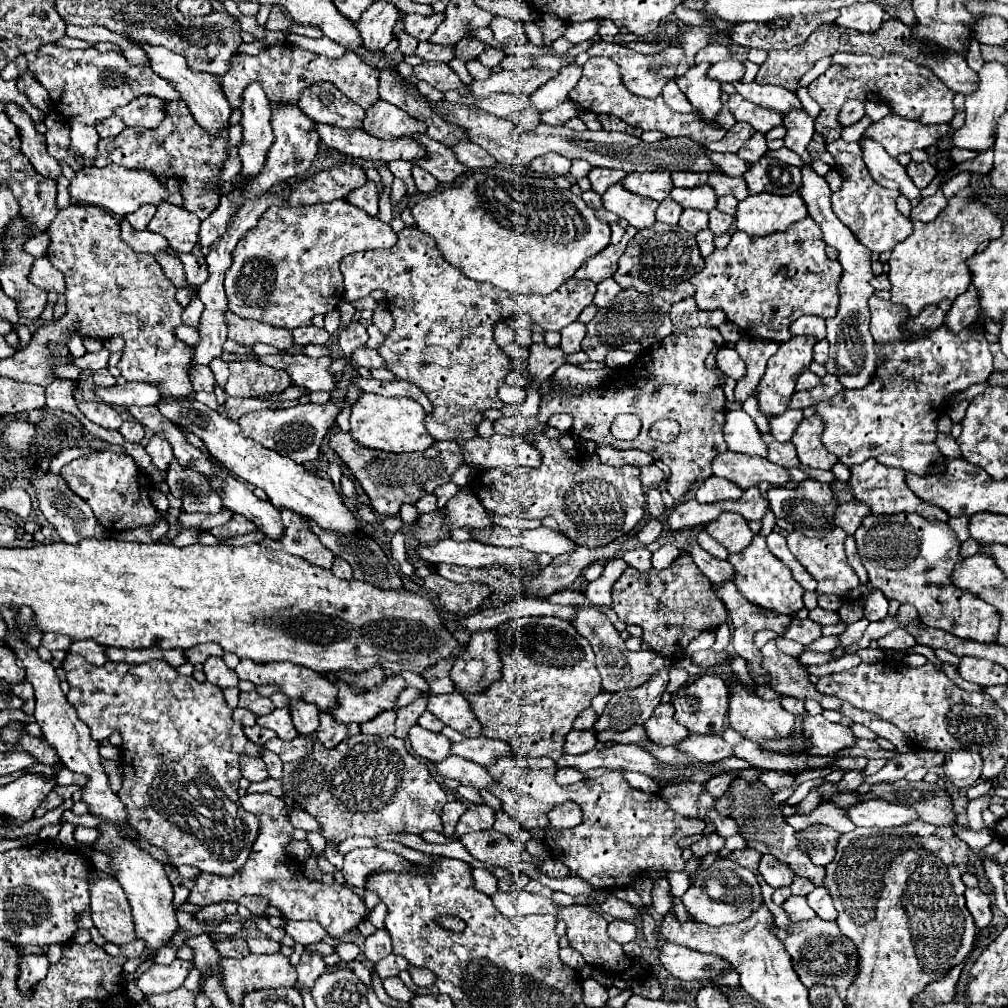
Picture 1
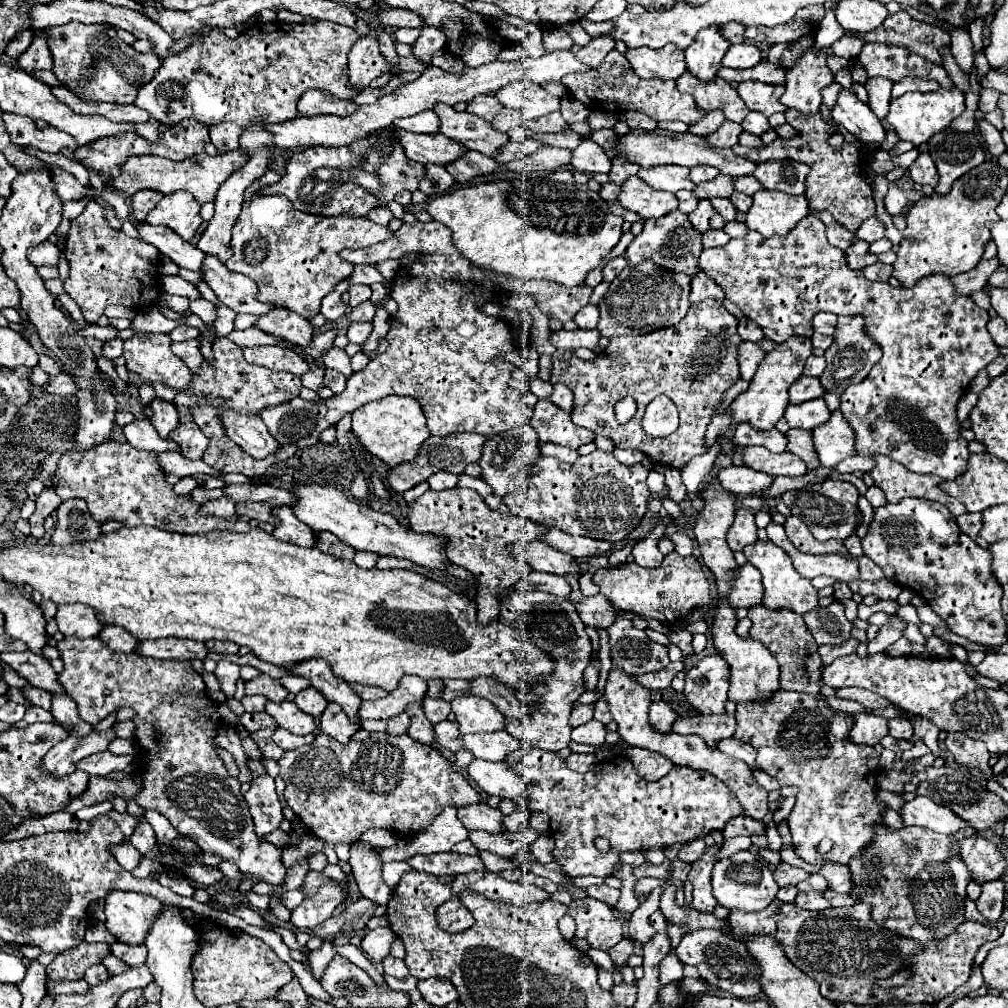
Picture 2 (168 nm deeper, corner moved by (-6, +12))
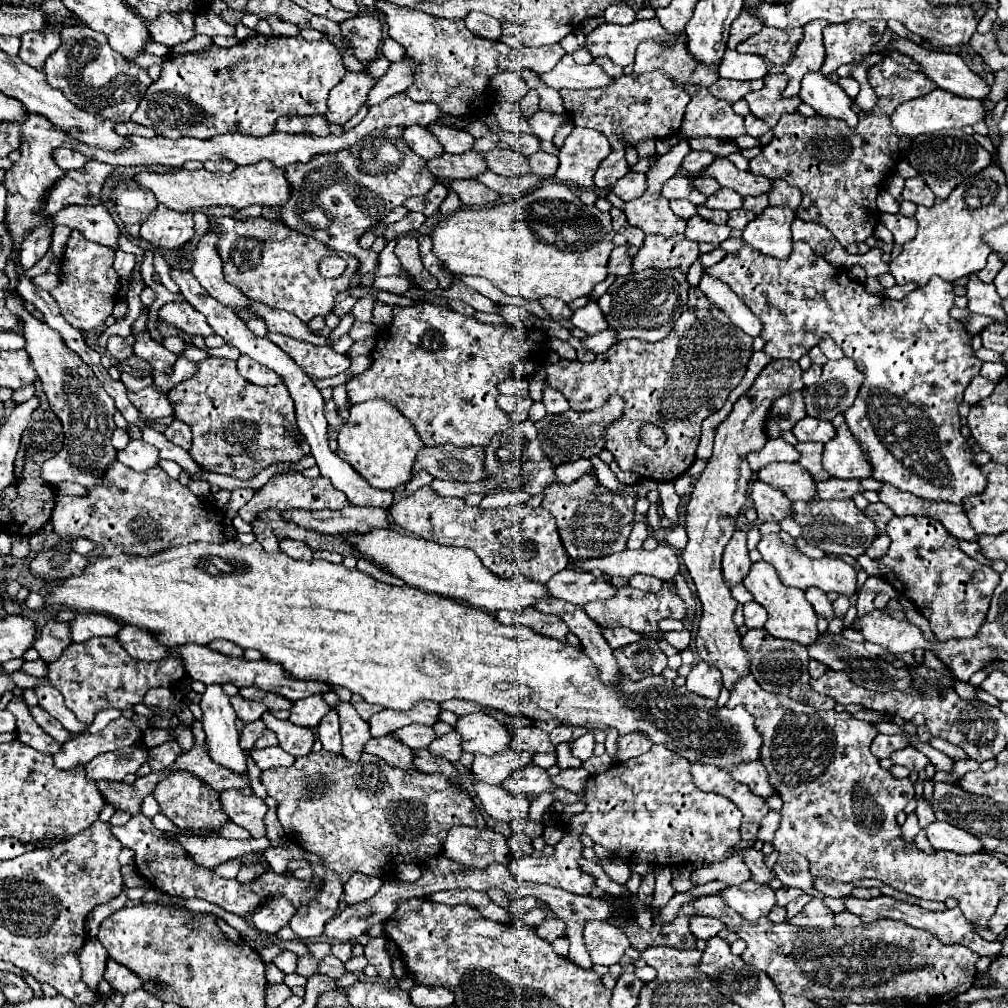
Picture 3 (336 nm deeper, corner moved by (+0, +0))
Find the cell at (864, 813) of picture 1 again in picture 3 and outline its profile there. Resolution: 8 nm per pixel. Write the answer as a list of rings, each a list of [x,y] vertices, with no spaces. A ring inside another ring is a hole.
[[[933,821],[925,827],[925,833],[927,833],[927,839],[929,843],[933,845],[933,849],[947,849],[947,851],[955,851],[955,853],[977,853],[981,851],[981,841],[955,827],[955,825],[949,825],[945,821]]]

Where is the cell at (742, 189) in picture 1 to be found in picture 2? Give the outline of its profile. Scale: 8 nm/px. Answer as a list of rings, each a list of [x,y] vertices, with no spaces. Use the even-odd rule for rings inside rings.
[[[747,175],[747,177],[743,177],[743,179],[735,179],[735,189],[751,197],[751,195],[755,195],[757,191],[761,191],[763,185],[761,185],[753,175]]]

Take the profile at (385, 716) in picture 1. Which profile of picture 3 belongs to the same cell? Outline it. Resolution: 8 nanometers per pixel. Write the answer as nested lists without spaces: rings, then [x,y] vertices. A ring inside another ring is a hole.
[[[391,733],[385,737],[371,737],[365,745],[365,751],[385,759],[393,767],[401,767],[401,769],[413,769],[415,767],[413,765],[413,751],[409,751],[409,747],[405,747],[405,743],[401,743]]]

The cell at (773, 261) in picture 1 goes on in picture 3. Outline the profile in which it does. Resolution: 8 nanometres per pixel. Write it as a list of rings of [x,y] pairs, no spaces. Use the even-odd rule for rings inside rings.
[[[795,241],[793,255],[789,255],[785,261],[769,259],[757,249],[743,245],[739,251],[727,253],[713,267],[703,269],[703,273],[725,281],[761,319],[761,339],[765,341],[763,351],[771,359],[787,357],[799,361],[825,337],[835,339],[843,353],[855,359],[859,371],[865,373],[865,381],[853,407],[849,407],[849,411],[843,415],[845,423],[861,445],[861,451],[867,455],[875,479],[891,483],[897,489],[909,491],[923,499],[939,499],[949,503],[961,503],[967,495],[981,493],[985,489],[985,475],[975,465],[971,445],[959,431],[959,405],[963,401],[963,391],[971,379],[979,375],[983,361],[973,355],[973,335],[965,331],[965,323],[949,315],[955,305],[951,283],[933,277],[925,287],[917,287],[901,301],[893,301],[883,295],[871,295],[865,291],[863,283],[849,279],[845,269],[833,267],[823,257],[815,255],[805,241]]]

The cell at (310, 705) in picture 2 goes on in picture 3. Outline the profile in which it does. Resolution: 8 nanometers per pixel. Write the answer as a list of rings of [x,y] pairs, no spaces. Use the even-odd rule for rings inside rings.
[[[311,695],[307,699],[299,699],[297,703],[293,703],[289,721],[293,721],[295,725],[301,725],[301,727],[315,729],[329,709],[331,707],[323,701],[321,695]]]

